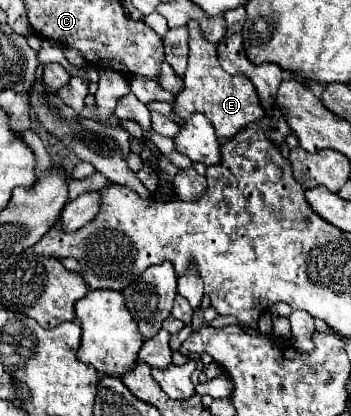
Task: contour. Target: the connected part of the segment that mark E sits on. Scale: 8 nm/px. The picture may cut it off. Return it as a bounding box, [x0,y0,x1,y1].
[173,20,265,138]

